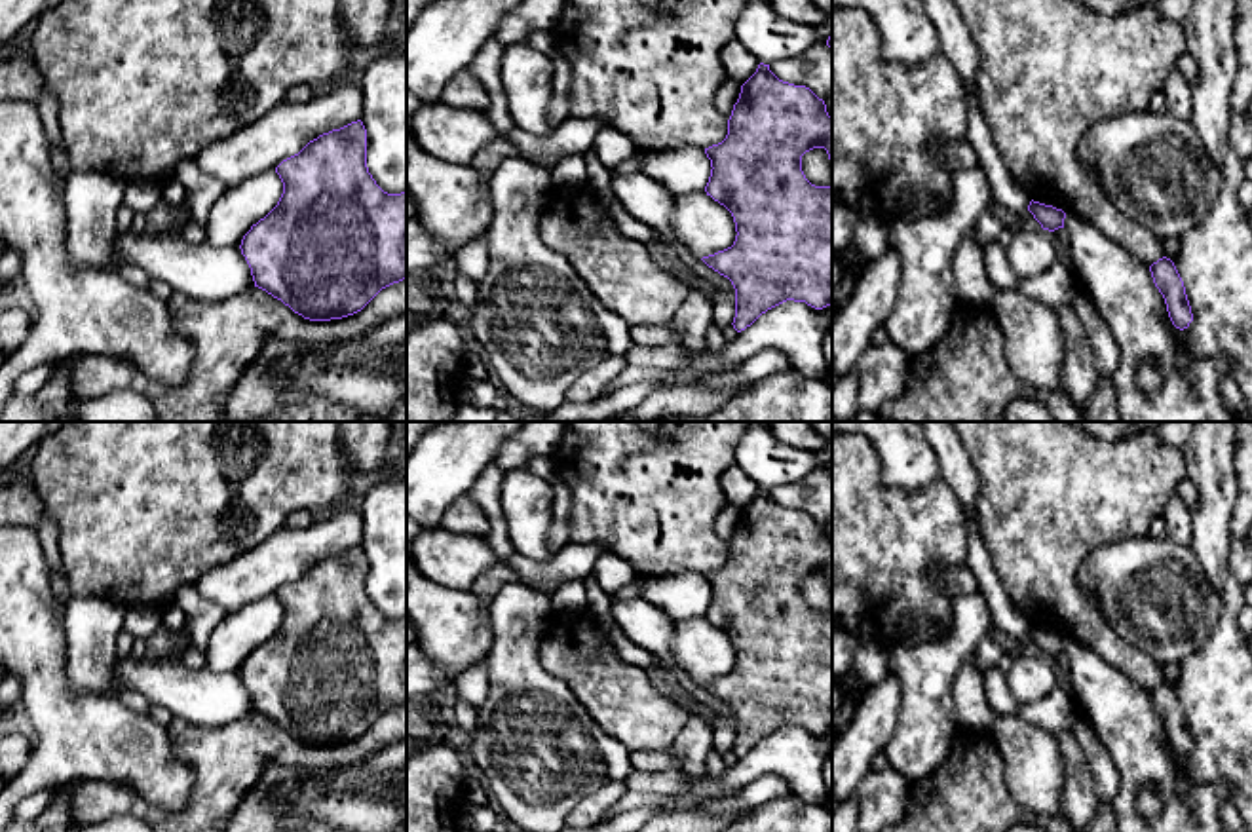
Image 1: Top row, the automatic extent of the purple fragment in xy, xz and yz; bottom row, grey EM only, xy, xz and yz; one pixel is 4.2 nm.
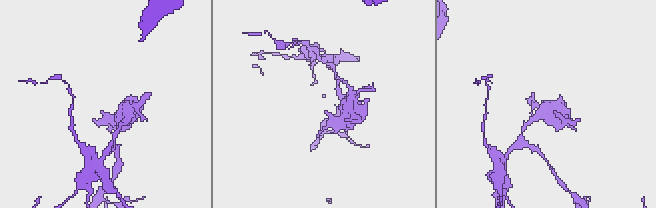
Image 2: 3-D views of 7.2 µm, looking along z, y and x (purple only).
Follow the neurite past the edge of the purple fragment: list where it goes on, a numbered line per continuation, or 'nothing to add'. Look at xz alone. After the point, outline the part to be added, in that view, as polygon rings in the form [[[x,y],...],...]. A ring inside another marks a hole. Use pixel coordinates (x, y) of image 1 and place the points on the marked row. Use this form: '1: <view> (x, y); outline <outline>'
nothing to add

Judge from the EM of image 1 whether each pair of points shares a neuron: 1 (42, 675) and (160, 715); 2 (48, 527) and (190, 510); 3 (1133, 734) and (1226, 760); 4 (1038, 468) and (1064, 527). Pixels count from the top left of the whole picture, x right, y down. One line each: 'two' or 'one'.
1: two
2: two
3: two
4: one

